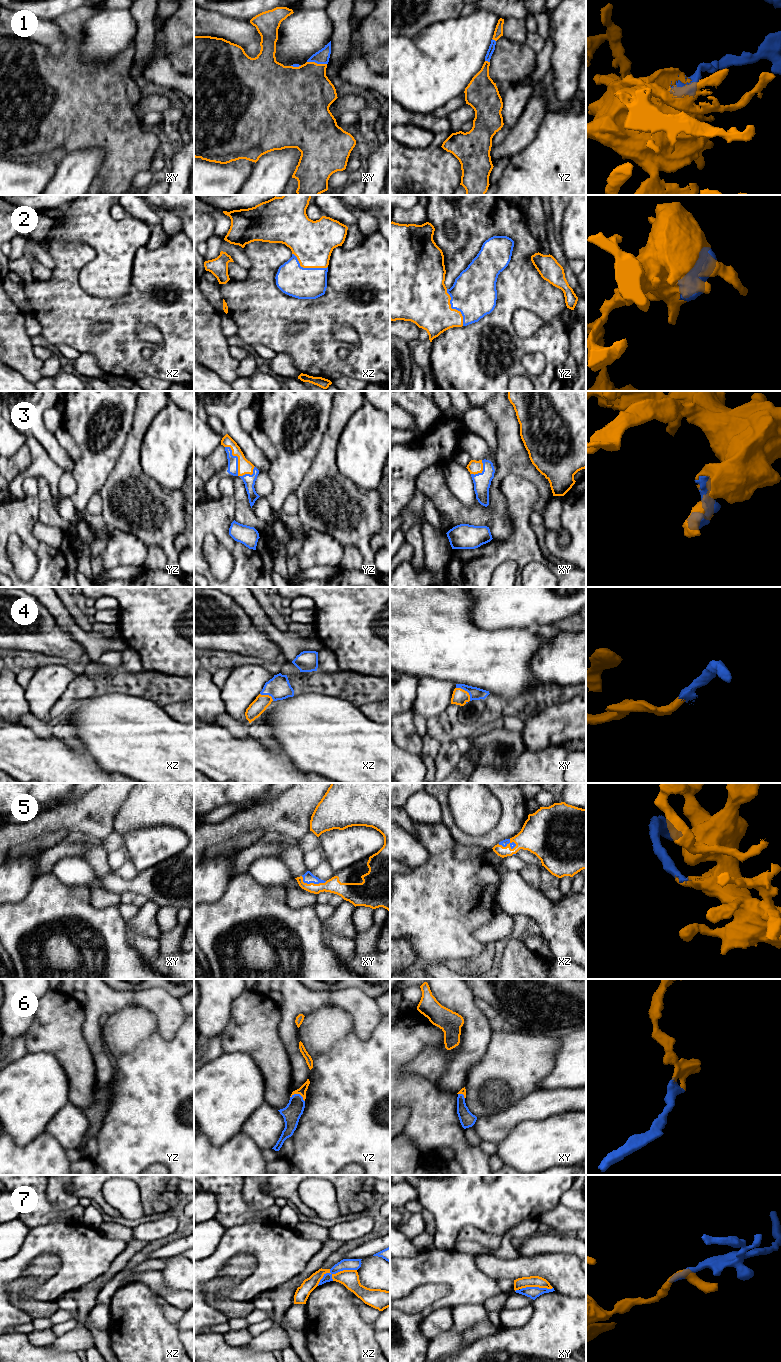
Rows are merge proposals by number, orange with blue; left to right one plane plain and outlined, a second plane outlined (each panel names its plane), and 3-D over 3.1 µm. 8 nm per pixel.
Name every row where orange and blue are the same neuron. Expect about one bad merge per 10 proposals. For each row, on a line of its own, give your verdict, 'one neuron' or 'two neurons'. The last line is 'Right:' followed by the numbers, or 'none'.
1: one neuron
2: one neuron
3: one neuron
4: one neuron
5: one neuron
6: one neuron
7: two neurons
Right: 1, 2, 3, 4, 5, 6

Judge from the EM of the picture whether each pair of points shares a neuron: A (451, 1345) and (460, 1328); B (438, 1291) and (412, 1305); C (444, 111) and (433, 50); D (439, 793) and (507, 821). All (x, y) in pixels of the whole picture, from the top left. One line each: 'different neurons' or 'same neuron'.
A: same neuron
B: same neuron
C: different neurons
D: same neuron

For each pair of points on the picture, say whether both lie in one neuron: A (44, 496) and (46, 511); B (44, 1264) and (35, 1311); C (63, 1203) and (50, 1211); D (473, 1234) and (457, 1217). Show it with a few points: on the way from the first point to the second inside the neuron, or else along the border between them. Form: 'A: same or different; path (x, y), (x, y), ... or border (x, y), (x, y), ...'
A: same; path (45, 500), (46, 507)
B: same; path (32, 1276), (19, 1289), (19, 1296), (23, 1300)
C: different; border (46, 1187), (46, 1198), (59, 1210), (77, 1204)
D: different; border (487, 1233), (465, 1225), (455, 1242)

